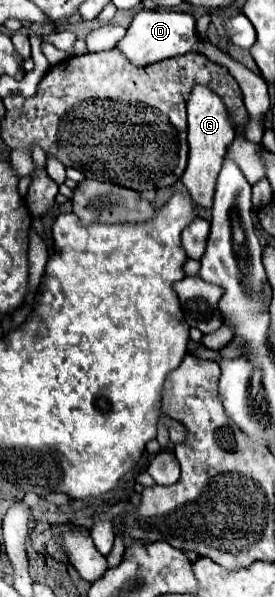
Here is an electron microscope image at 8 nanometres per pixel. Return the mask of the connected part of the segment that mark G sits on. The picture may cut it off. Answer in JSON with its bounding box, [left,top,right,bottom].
[182,85,236,207]

